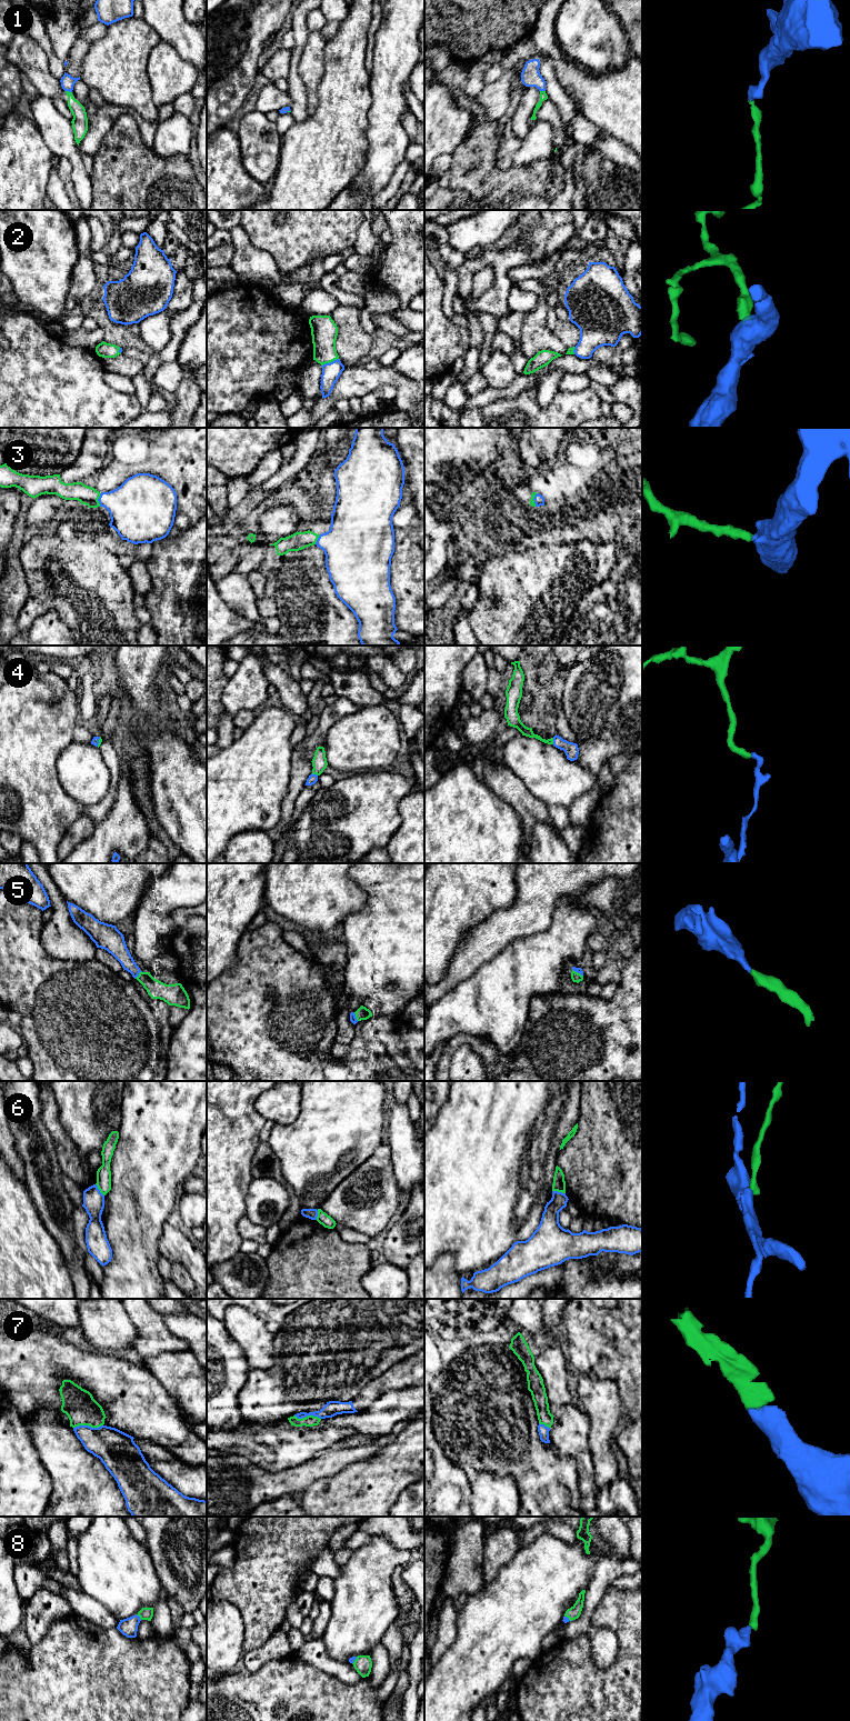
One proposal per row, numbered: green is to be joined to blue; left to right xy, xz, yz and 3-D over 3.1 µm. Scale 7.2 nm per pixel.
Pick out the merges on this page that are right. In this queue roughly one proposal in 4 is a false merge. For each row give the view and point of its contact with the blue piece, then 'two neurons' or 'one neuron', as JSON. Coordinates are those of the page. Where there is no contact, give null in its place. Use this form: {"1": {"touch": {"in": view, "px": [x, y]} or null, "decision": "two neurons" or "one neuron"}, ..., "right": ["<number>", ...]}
{"1": {"touch": {"in": "xy", "px": [69, 91]}, "decision": "one neuron"}, "2": {"touch": {"in": "xz", "px": [330, 362]}, "decision": "one neuron"}, "3": {"touch": {"in": "xy", "px": [98, 500]}, "decision": "one neuron"}, "4": {"touch": {"in": "yz", "px": [553, 741]}, "decision": "one neuron"}, "5": {"touch": {"in": "xy", "px": [138, 974]}, "decision": "one neuron"}, "6": {"touch": {"in": "yz", "px": [559, 1192]}, "decision": "two neurons"}, "7": {"touch": {"in": "xy", "px": [88, 1426]}, "decision": "one neuron"}, "8": {"touch": {"in": "xy", "px": [139, 1617]}, "decision": "one neuron"}, "right": ["1", "2", "3", "4", "5", "7", "8"]}

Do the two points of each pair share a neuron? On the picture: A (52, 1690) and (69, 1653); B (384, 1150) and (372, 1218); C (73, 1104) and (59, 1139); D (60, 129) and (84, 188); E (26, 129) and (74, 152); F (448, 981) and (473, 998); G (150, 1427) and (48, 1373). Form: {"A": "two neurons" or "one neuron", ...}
{"A": "one neuron", "B": "one neuron", "C": "two neurons", "D": "one neuron", "E": "two neurons", "F": "two neurons", "G": "one neuron"}

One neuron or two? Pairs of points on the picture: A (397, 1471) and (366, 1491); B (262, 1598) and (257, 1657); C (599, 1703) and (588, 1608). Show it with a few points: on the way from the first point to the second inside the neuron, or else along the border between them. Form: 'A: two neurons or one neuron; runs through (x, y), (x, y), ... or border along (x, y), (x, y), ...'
A: one neuron; runs through (389, 1472), (373, 1486)
B: two neurons; border along (277, 1630), (262, 1644), (244, 1652)
C: two neurons; border along (599, 1602), (591, 1616), (590, 1627)

